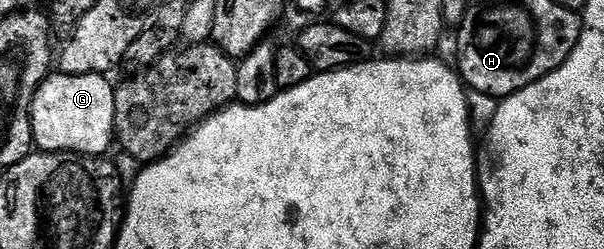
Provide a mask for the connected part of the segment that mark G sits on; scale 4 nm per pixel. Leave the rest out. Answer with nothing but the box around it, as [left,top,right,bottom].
[32,73,117,156]

